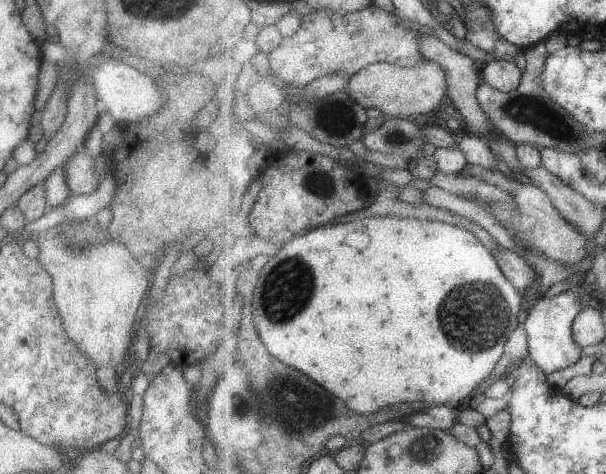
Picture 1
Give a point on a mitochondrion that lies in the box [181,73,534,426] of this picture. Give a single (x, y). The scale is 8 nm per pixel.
(478, 315)

